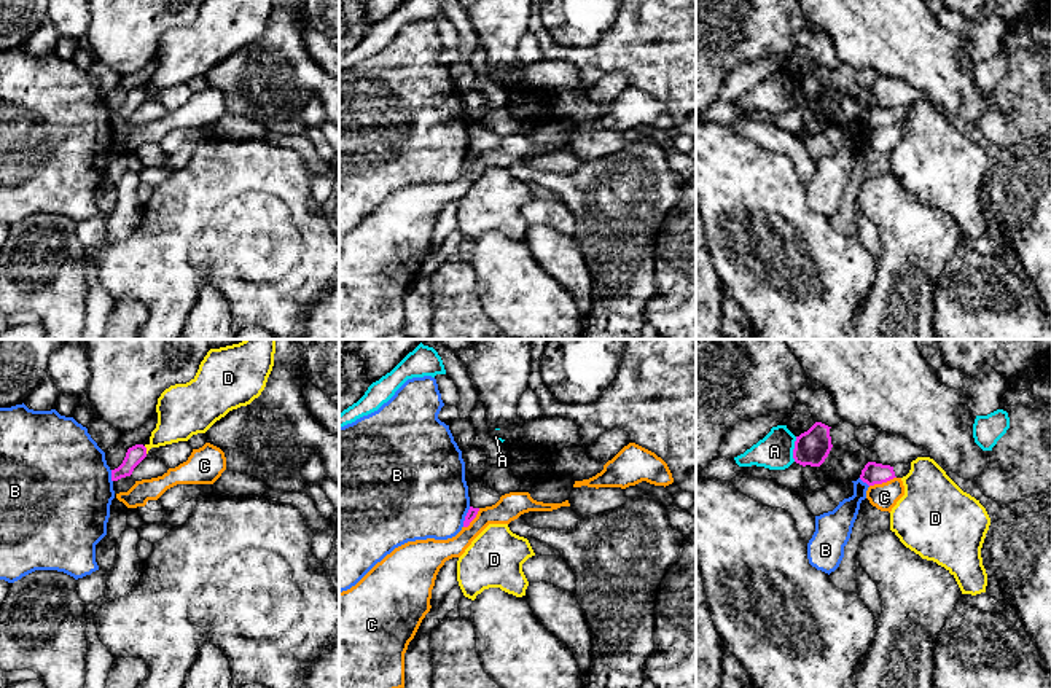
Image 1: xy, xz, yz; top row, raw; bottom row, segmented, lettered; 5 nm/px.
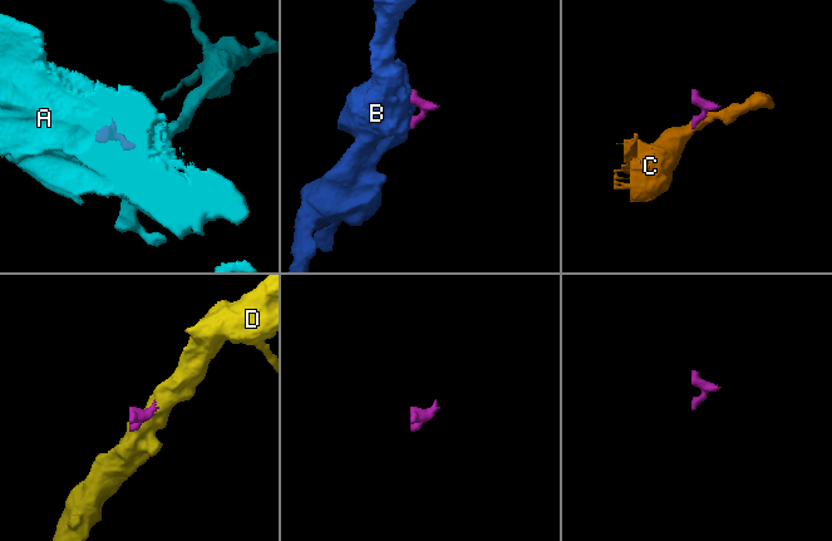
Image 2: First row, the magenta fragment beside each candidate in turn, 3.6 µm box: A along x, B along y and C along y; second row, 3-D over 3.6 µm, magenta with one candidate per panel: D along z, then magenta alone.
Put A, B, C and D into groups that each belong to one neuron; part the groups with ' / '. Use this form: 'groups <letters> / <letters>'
groups A / B / C / D

